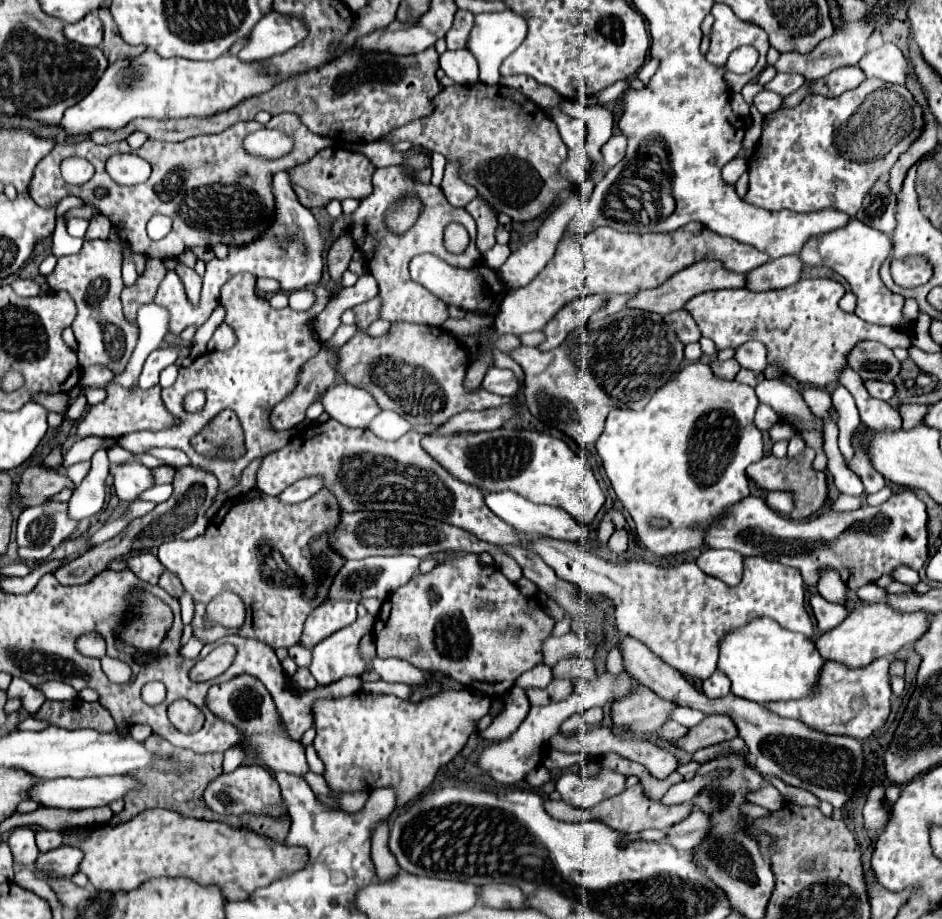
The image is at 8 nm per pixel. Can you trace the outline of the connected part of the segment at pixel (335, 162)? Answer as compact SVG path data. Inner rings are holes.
M325 148L311 160L307 160L305 164L289 168L287 174L291 180L291 188L295 190L299 202L311 210L311 208L327 206L331 200L339 200L339 202L345 198L363 200L373 190L371 188L373 170L375 170L373 164L363 154L349 152L343 148Z

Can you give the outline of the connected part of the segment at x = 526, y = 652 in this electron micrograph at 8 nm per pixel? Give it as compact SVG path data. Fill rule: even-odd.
M477 554L457 556L427 574L415 574L391 594L389 606L389 616L373 626L381 658L403 658L421 670L451 676L465 688L477 686L487 696L501 696L523 672L543 664L543 642L555 626L537 598L523 596L503 572L483 566ZM485 602L493 602L495 610L483 610Z

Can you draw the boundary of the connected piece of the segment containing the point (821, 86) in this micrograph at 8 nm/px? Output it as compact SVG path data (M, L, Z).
M847 66L847 68L839 68L831 74L827 74L823 80L817 80L813 86L815 94L825 94L825 96L841 96L847 90L857 88L861 82L865 80L863 72L859 66Z

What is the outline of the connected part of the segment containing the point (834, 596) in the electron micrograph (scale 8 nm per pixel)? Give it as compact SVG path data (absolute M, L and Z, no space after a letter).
M823 572L823 580L819 582L817 592L829 602L839 602L843 606L849 602L849 590L843 584L843 580L835 576L835 572Z

